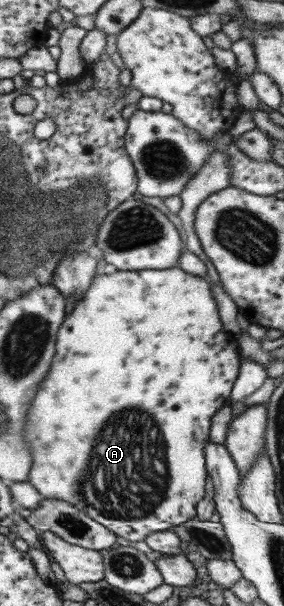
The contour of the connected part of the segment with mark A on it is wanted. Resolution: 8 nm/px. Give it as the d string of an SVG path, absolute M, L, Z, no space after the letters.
M176 266L172 270L138 270L134 271L116 271L112 274L103 273L101 275L94 276L94 282L90 284L84 300L76 302L74 309L71 313L66 314L62 326L58 330L58 338L56 338L56 354L52 358L52 366L50 366L50 376L44 378L44 382L38 386L36 390L36 396L30 404L30 410L28 410L28 416L26 416L26 422L24 422L24 440L30 443L30 449L33 452L33 466L30 472L29 483L32 484L38 492L40 492L45 499L60 500L66 502L71 506L87 513L92 520L102 524L108 531L114 532L117 536L120 536L130 542L142 542L146 541L146 538L156 532L171 531L176 526L182 525L184 522L189 522L197 516L197 505L206 496L206 479L209 476L207 474L207 469L205 466L205 452L206 442L210 438L210 425L212 424L212 417L218 410L224 408L224 406L230 404L230 398L232 394L232 388L238 374L240 374L240 356L239 356L239 346L236 337L233 333L225 330L225 326L220 320L220 312L218 312L218 304L212 296L212 290L210 290L210 282L204 280L204 278L198 278L198 276L192 276L188 272L184 272L180 267Z

